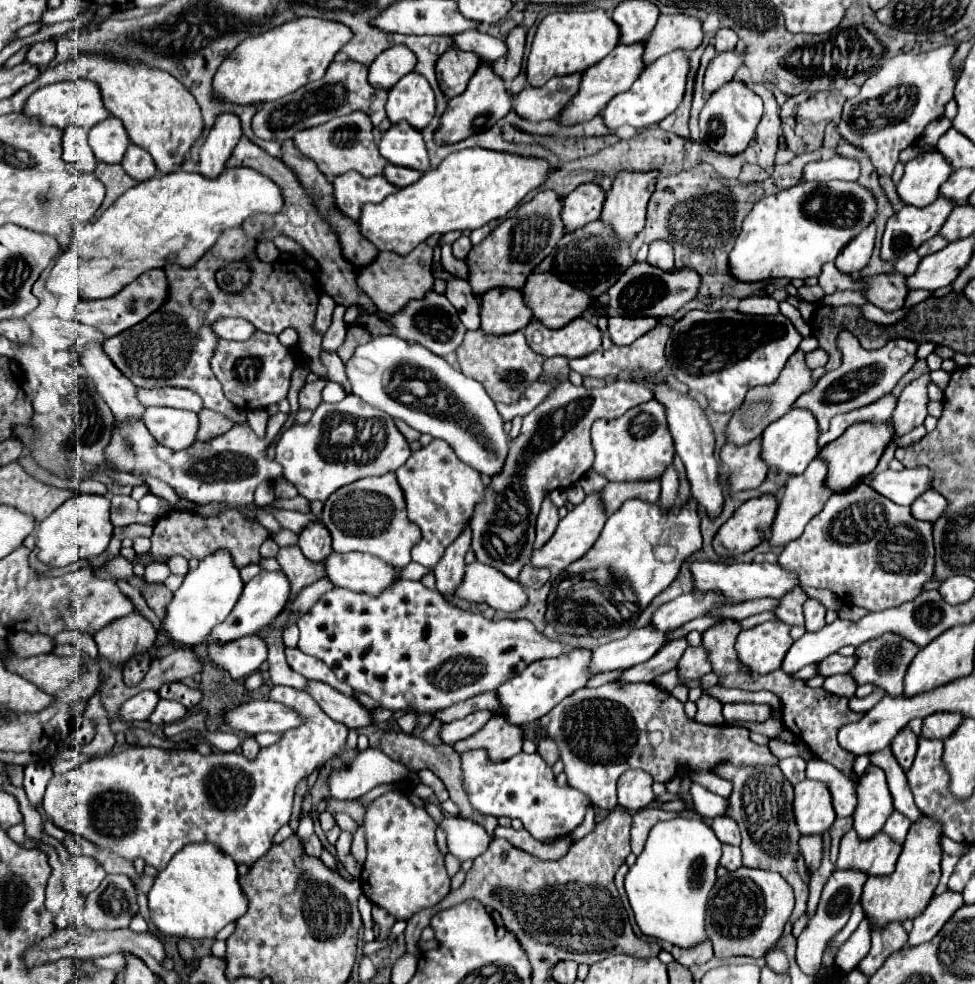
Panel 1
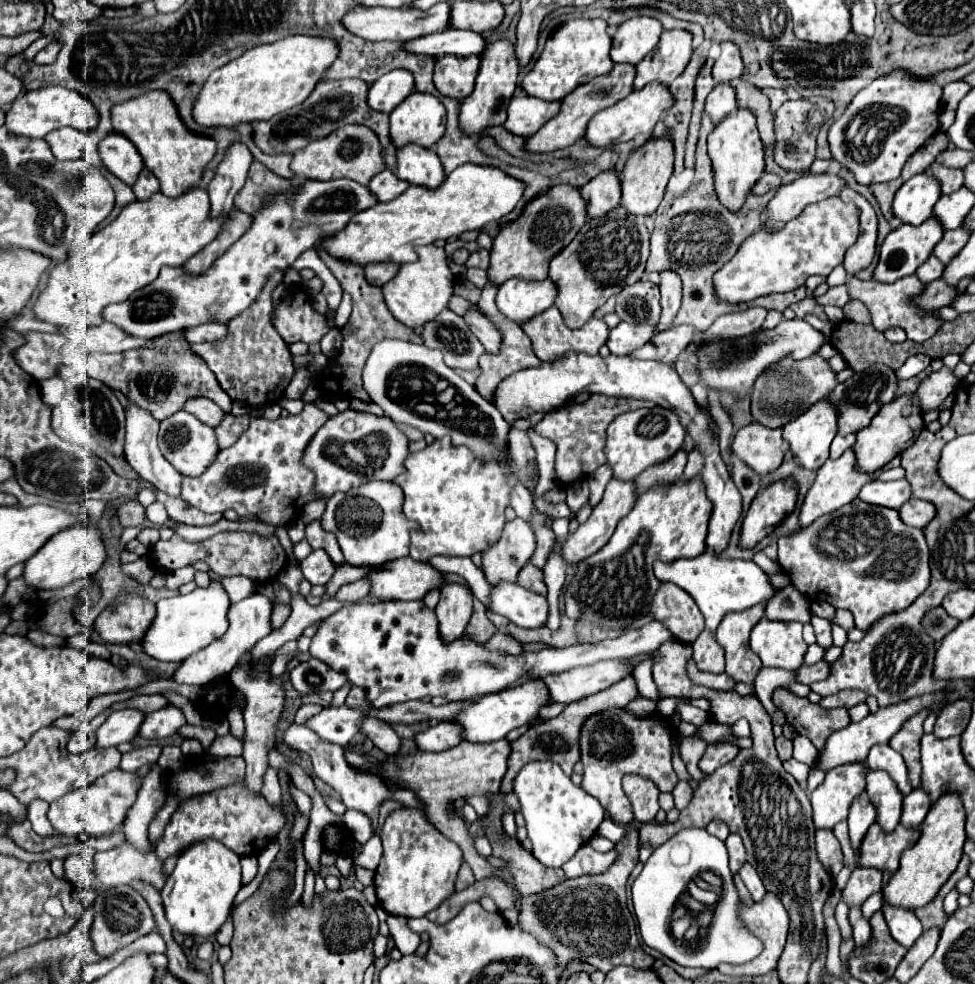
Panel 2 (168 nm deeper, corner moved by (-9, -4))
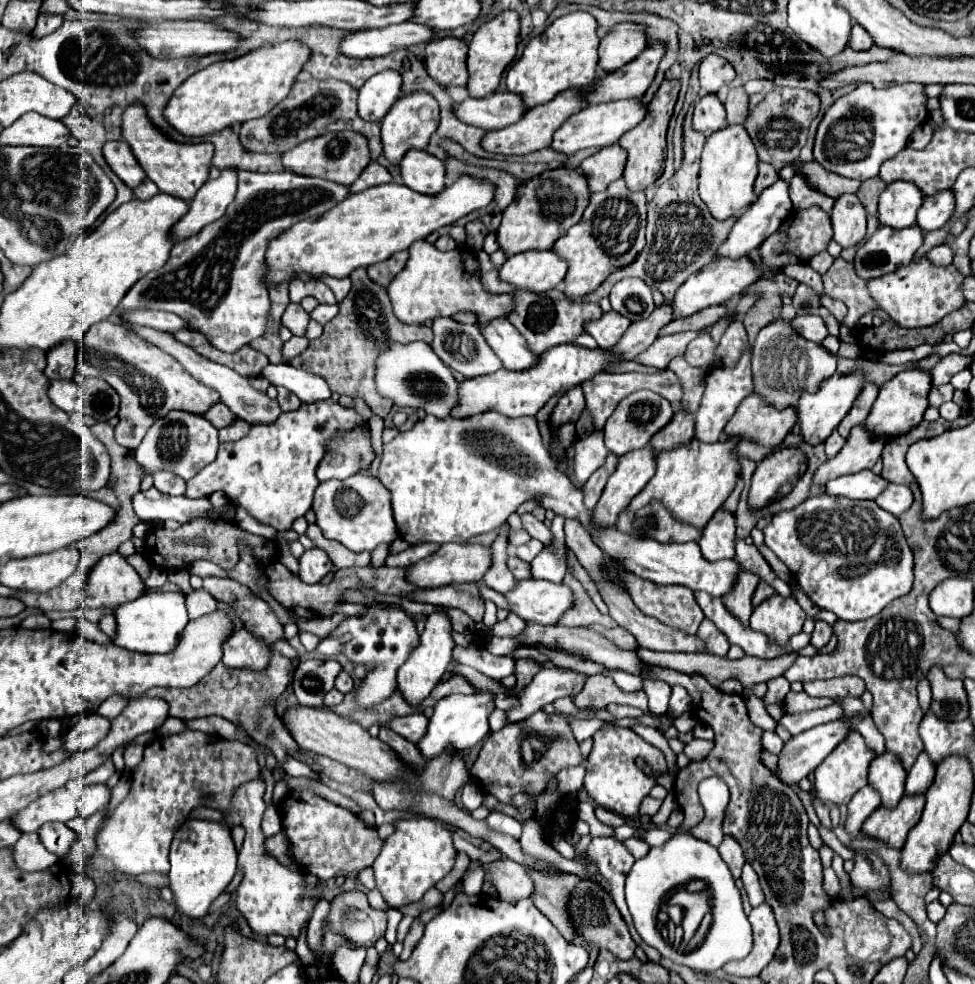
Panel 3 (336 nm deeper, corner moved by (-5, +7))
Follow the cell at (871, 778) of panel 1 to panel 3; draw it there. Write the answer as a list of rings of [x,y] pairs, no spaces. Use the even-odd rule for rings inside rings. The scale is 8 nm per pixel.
[[[894,753],[876,755],[872,759],[868,785],[880,793],[884,807],[894,809],[898,801],[904,797],[904,779],[906,779],[906,771]]]

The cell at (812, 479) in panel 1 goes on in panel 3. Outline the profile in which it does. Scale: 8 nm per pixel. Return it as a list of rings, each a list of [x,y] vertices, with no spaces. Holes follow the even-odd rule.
[[[862,425],[854,427],[850,431],[850,437],[846,439],[846,445],[836,453],[836,457],[828,459],[816,469],[812,477],[810,493],[812,495],[826,493],[826,483],[830,479],[842,477],[846,473],[858,473],[864,469],[872,469],[884,449],[884,443],[886,443],[886,437],[872,439],[870,433],[866,433]]]

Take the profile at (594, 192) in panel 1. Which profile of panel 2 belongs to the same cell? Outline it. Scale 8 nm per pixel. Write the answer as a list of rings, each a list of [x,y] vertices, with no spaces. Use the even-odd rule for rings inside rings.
[[[602,172],[600,176],[592,178],[580,192],[582,198],[586,198],[588,216],[600,218],[620,204],[620,176],[618,172]]]

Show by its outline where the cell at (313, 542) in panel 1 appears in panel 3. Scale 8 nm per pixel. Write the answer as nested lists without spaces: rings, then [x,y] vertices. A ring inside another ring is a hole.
[[[312,547],[312,549],[304,551],[304,555],[300,557],[300,571],[298,571],[298,575],[302,577],[304,583],[310,583],[310,585],[318,583],[330,571],[332,571],[332,561],[318,547]]]

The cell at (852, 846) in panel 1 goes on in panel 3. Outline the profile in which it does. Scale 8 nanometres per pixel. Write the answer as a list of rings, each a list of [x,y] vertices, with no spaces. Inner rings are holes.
[[[904,795],[896,809],[886,809],[884,805],[880,805],[862,825],[862,833],[886,843],[892,849],[900,849],[908,837],[908,831],[920,821],[922,809],[924,795]]]

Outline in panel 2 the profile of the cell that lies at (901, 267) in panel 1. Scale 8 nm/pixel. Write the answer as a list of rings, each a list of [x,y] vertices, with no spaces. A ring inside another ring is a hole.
[[[932,254],[918,270],[916,270],[916,276],[922,280],[922,282],[932,282],[932,280],[936,280],[936,278],[942,278],[942,272],[944,272],[944,264],[940,262],[940,260],[936,260],[936,256]]]

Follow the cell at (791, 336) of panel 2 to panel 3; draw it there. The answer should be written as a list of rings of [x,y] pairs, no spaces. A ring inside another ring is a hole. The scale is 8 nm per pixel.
[[[804,313],[804,315],[794,317],[794,319],[790,321],[790,325],[792,325],[792,329],[794,329],[796,333],[800,333],[806,341],[820,343],[820,341],[828,335],[828,329],[826,329],[826,325],[824,325],[824,321],[822,321],[820,315],[808,315],[808,313]]]

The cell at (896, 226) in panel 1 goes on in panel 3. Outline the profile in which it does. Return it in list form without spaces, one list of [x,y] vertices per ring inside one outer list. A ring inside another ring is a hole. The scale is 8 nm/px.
[[[918,225],[906,229],[878,227],[878,231],[856,253],[854,267],[858,277],[874,279],[908,265],[922,241],[924,231]]]

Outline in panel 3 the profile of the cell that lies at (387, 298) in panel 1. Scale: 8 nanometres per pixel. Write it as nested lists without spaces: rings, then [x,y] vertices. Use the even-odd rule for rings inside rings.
[[[426,239],[416,241],[410,249],[406,267],[390,281],[388,295],[396,317],[404,323],[430,323],[438,315],[452,317],[458,311],[476,311],[480,325],[492,317],[504,317],[512,307],[512,295],[490,295],[480,283],[480,263],[476,256],[463,246],[442,253]]]

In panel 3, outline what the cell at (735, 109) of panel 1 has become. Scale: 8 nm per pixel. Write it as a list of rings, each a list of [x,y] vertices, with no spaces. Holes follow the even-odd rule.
[[[726,125],[724,129],[714,131],[706,137],[706,145],[702,151],[702,167],[700,167],[700,197],[708,205],[710,213],[716,219],[740,217],[740,213],[750,205],[754,195],[754,181],[758,175],[758,153],[744,125]]]

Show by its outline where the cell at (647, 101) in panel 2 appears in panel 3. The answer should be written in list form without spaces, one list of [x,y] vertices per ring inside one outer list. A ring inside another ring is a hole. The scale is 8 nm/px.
[[[638,97],[632,99],[620,99],[620,101],[610,101],[610,103],[598,103],[598,105],[588,105],[582,111],[574,113],[556,133],[554,133],[554,141],[552,141],[552,149],[566,153],[566,155],[574,155],[580,149],[586,147],[608,147],[612,143],[616,143],[624,131],[630,131],[632,127],[636,127],[646,115],[646,103]]]

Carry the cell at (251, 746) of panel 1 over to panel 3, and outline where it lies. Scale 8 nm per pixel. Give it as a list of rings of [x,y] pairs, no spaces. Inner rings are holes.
[[[268,803],[266,811],[264,811],[264,819],[262,819],[262,831],[264,831],[266,837],[272,837],[272,835],[276,835],[280,829],[282,829],[282,823],[280,823],[278,809],[276,809],[274,803]]]

